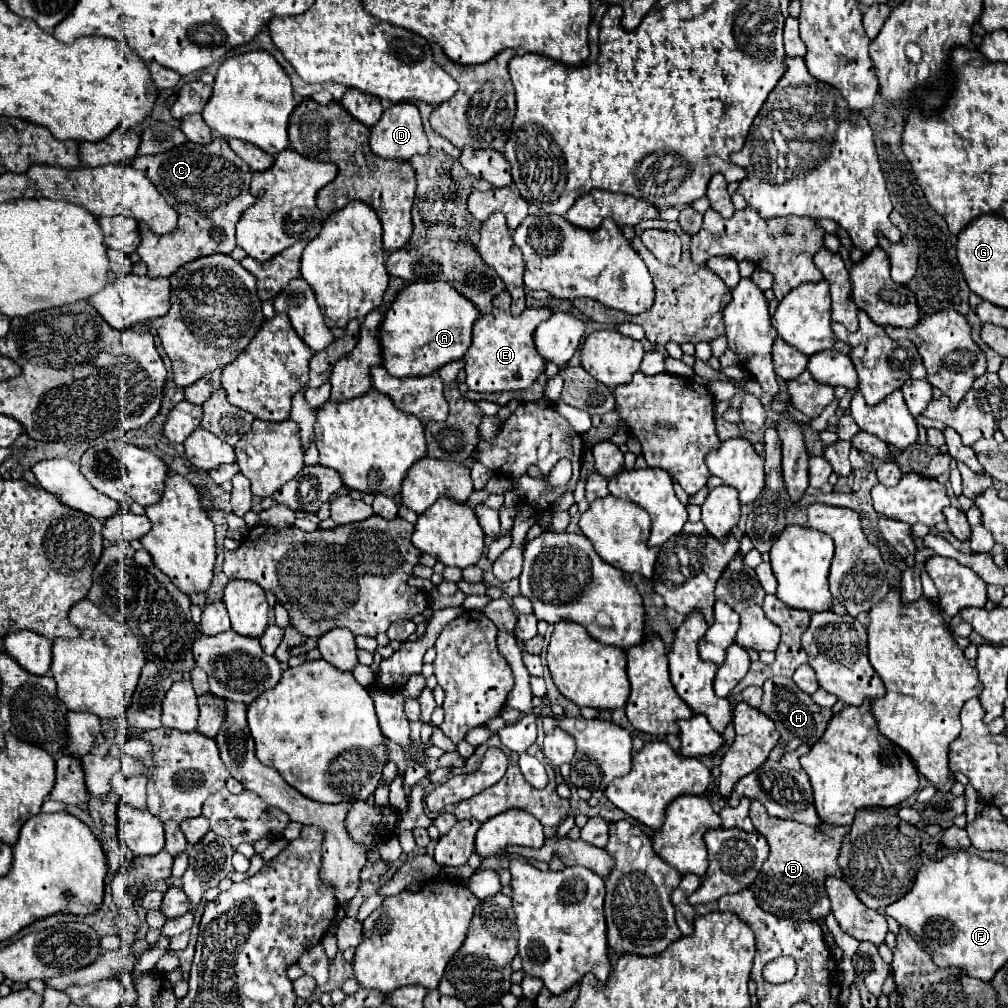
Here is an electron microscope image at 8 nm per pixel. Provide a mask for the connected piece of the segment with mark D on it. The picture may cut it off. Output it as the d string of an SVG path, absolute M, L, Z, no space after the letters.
M392 104L370 132L370 148L382 158L410 160L414 154L428 154L430 150L416 104Z

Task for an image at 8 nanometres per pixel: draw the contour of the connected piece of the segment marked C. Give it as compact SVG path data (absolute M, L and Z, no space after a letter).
M214 138L212 144L208 144L208 146L186 142L184 146L174 148L170 152L164 152L164 154L136 156L132 166L136 170L142 170L152 180L152 184L160 190L160 194L166 198L166 202L180 216L178 218L178 228L170 234L164 234L164 236L156 236L150 230L146 230L146 226L140 226L142 242L140 242L136 252L148 264L148 276L150 278L168 278L180 266L184 266L184 264L188 264L196 258L218 254L218 252L230 254L236 248L236 238L234 238L236 222L240 220L244 210L248 210L256 202L256 196L250 194L250 176L252 176L252 172L250 172L248 164L232 152L232 148L228 146L228 142L224 138Z

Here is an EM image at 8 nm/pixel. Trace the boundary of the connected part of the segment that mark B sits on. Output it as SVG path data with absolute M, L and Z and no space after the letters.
M752 800L750 804L750 818L756 832L760 832L770 844L770 856L762 864L760 876L750 886L758 906L774 916L790 918L798 922L826 920L830 912L830 900L824 888L824 880L828 876L842 878L842 872L838 866L838 854L840 854L842 838L850 828L832 826L832 824L820 824L810 828L794 820L774 818L774 816L768 816L766 808L758 800Z

